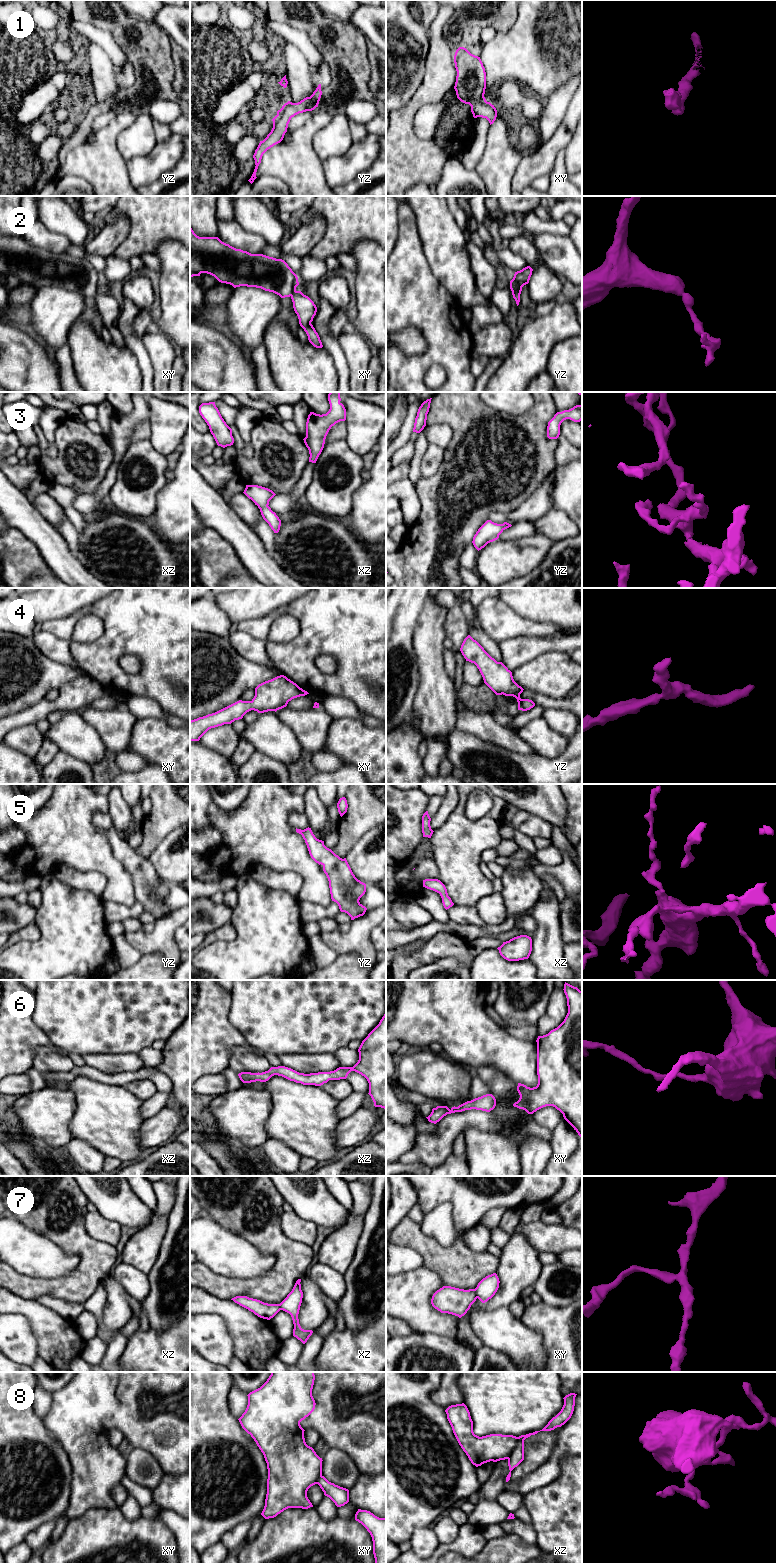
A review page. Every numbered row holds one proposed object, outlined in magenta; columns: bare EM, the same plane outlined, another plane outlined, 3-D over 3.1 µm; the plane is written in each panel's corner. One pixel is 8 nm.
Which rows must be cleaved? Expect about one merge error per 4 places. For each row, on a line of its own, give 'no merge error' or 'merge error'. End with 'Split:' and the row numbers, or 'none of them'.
1: no merge error
2: no merge error
3: no merge error
4: no merge error
5: no merge error
6: no merge error
7: merge error
8: merge error
Split: 7, 8

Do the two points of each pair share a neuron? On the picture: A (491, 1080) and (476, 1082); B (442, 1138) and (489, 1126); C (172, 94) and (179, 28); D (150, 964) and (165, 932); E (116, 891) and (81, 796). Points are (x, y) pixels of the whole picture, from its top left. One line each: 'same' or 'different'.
A: different
B: same
C: different
D: different
E: same

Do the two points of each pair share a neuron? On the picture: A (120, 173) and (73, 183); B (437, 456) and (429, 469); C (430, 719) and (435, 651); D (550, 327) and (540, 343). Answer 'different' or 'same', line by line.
A: different
B: same
C: same
D: same

